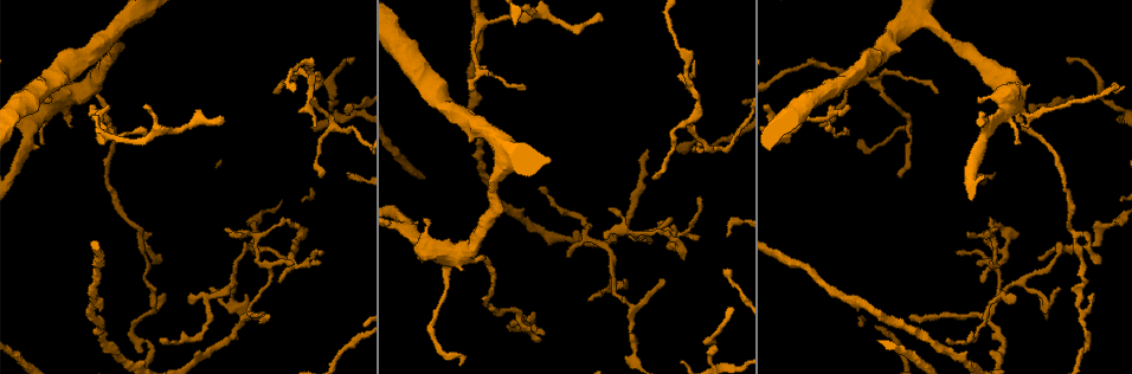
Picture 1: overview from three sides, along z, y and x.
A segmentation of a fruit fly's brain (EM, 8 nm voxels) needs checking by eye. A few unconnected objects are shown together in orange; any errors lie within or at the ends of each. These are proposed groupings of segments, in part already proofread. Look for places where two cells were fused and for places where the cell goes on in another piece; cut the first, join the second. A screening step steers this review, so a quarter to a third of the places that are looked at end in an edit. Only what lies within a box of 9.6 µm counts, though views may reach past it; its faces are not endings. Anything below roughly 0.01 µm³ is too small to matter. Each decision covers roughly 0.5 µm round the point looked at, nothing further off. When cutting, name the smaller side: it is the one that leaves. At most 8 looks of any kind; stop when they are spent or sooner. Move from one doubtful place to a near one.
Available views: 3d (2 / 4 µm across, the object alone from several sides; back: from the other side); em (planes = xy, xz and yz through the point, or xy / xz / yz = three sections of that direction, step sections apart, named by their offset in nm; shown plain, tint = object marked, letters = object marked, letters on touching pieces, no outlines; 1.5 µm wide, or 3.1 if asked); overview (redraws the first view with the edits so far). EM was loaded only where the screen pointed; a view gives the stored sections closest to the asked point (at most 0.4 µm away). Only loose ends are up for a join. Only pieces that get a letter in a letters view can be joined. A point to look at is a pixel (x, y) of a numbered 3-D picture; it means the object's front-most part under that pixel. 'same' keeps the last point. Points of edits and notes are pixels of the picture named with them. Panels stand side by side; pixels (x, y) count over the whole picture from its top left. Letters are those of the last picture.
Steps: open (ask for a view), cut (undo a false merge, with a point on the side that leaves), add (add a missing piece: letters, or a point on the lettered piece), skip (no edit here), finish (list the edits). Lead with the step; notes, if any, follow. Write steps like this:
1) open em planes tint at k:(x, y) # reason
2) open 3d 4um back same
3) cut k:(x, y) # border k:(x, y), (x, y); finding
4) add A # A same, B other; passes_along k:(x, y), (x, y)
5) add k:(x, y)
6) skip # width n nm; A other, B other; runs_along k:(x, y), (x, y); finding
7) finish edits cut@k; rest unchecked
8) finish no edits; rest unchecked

open 3d 2um at 1:(319, 254) # free end

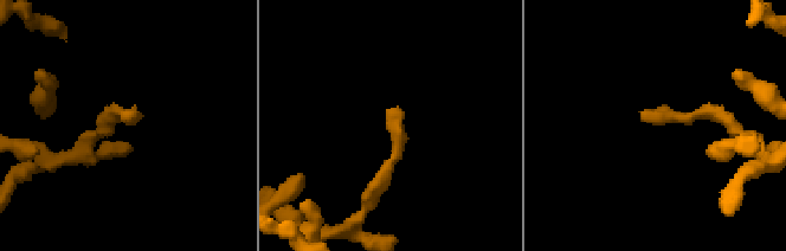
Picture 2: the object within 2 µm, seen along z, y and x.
open em planes letters at 2:(127, 122) # need the tissue

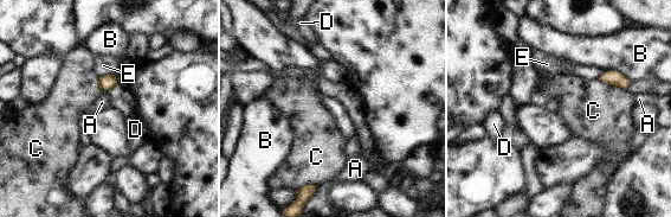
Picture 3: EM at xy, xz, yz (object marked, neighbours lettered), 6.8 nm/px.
skip # A other, B other, C other, D other, E other; border 3:(598, 80), (625, 89); no lettered piece goes on from it

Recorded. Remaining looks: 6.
open em yz step 8 letters at 1:(160, 339) # branch stops here

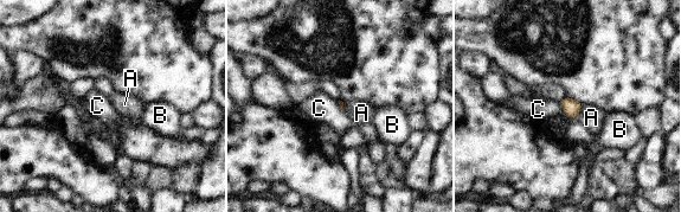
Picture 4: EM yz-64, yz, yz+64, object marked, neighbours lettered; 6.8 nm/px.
skip # A other, B other, C other; border 4:(583, 104), (573, 119); none of them fits

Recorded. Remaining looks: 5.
open 3d 2um at 1:(524, 87) # tapers out

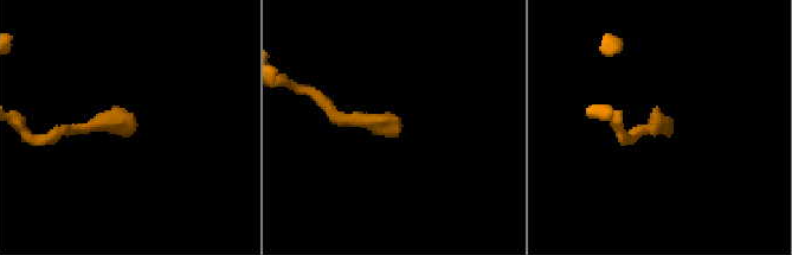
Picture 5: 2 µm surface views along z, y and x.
open em xz step 4 plain at 5:(402, 126) # need the tissue

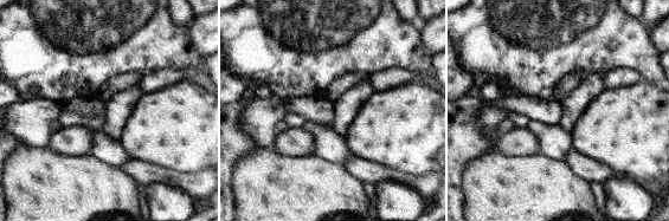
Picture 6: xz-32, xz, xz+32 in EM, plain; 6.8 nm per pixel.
open em xz step 4 letters same # what lies round it

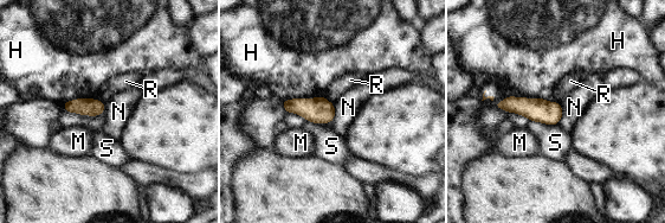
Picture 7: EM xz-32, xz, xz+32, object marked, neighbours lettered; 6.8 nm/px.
skip # H other, M other, N other, R other, S other; runs_along 7:(499, 104), (516, 104), (559, 114); none of them fits

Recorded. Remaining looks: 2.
open em xz step 4 tint at 1:(601, 18) # free end

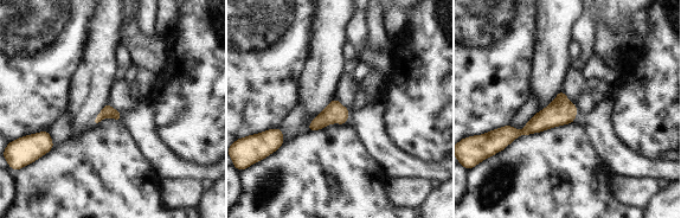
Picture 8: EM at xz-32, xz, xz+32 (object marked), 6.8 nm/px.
open em xy step 8 letters same

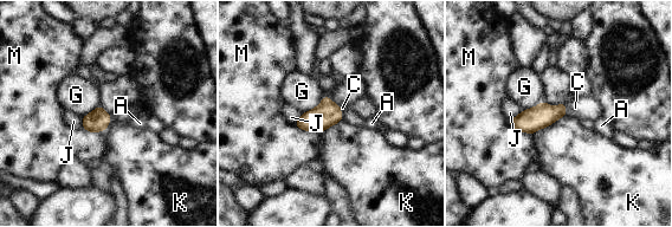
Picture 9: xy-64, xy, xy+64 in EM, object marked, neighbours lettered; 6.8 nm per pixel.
add C # A other, C same, G other, J other, K other, M other; passes_along 9:(543, 115), (564, 109), (588, 106); the cell continues

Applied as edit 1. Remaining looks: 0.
finish edits add@9; rest unchecked

